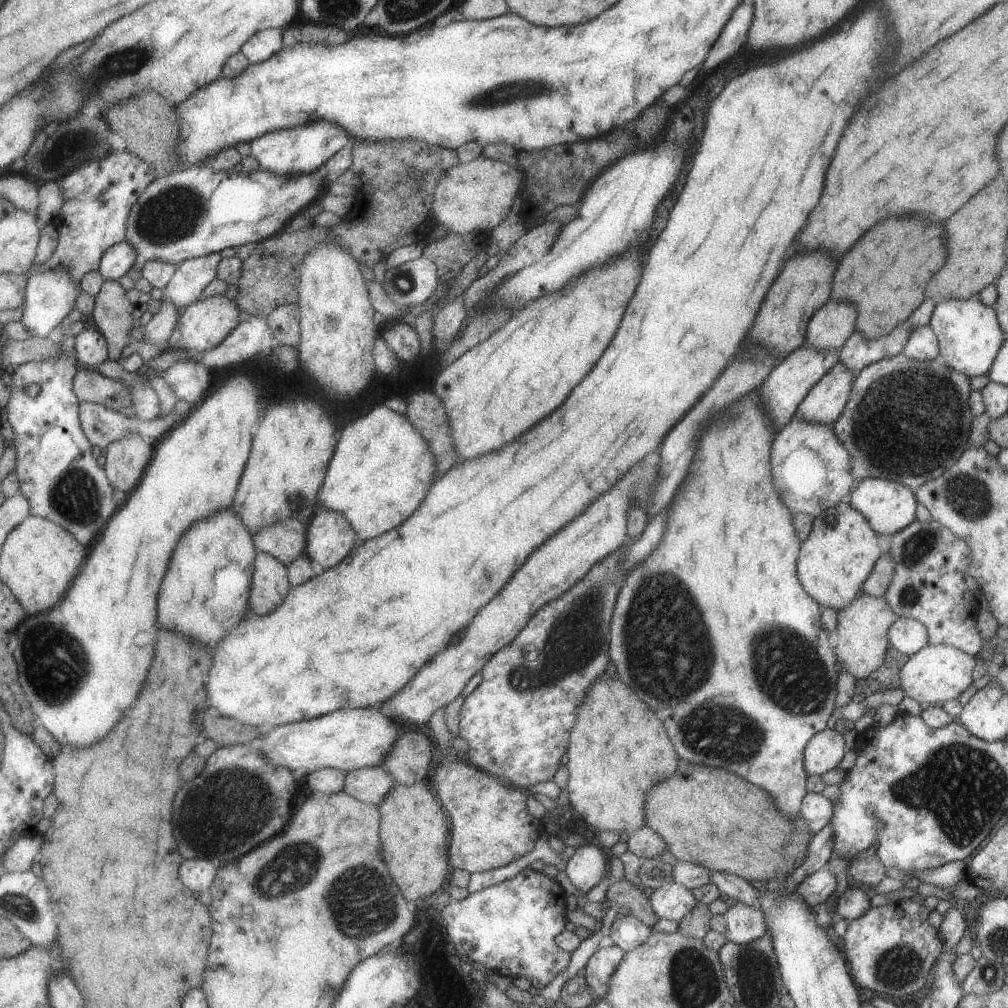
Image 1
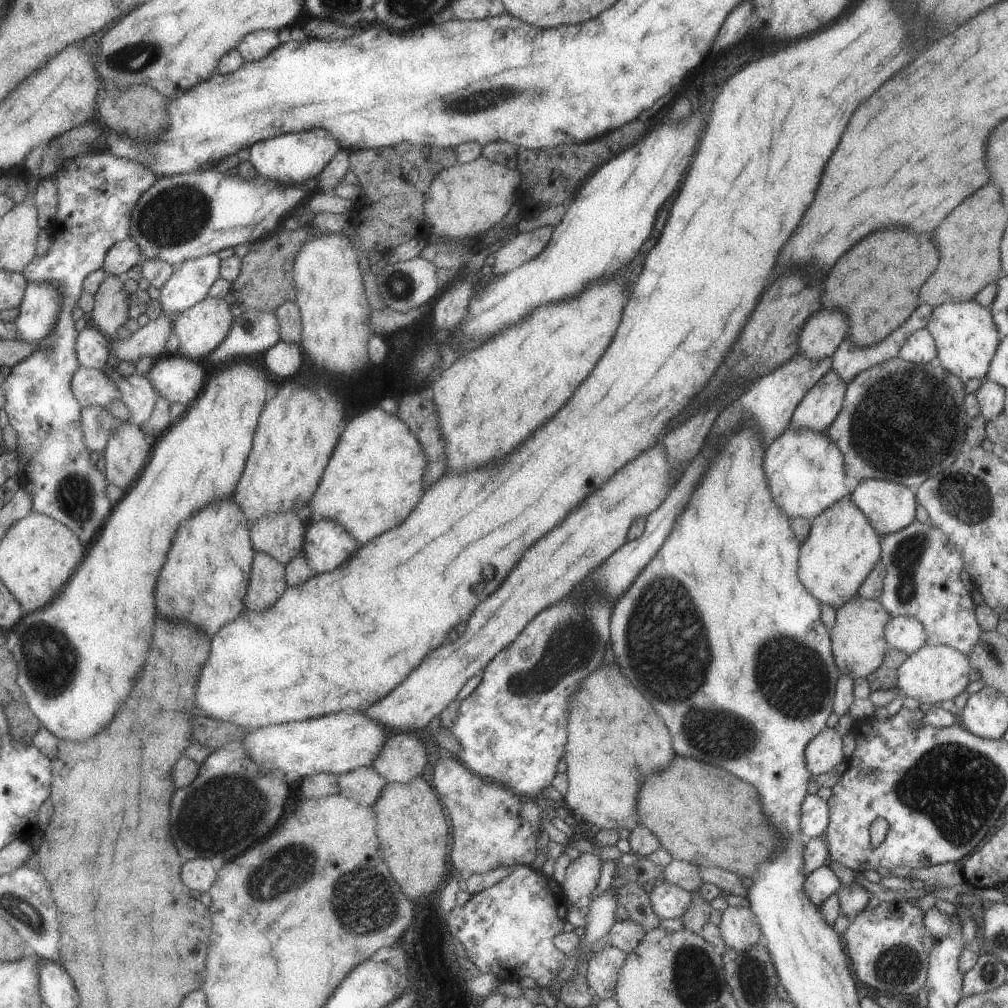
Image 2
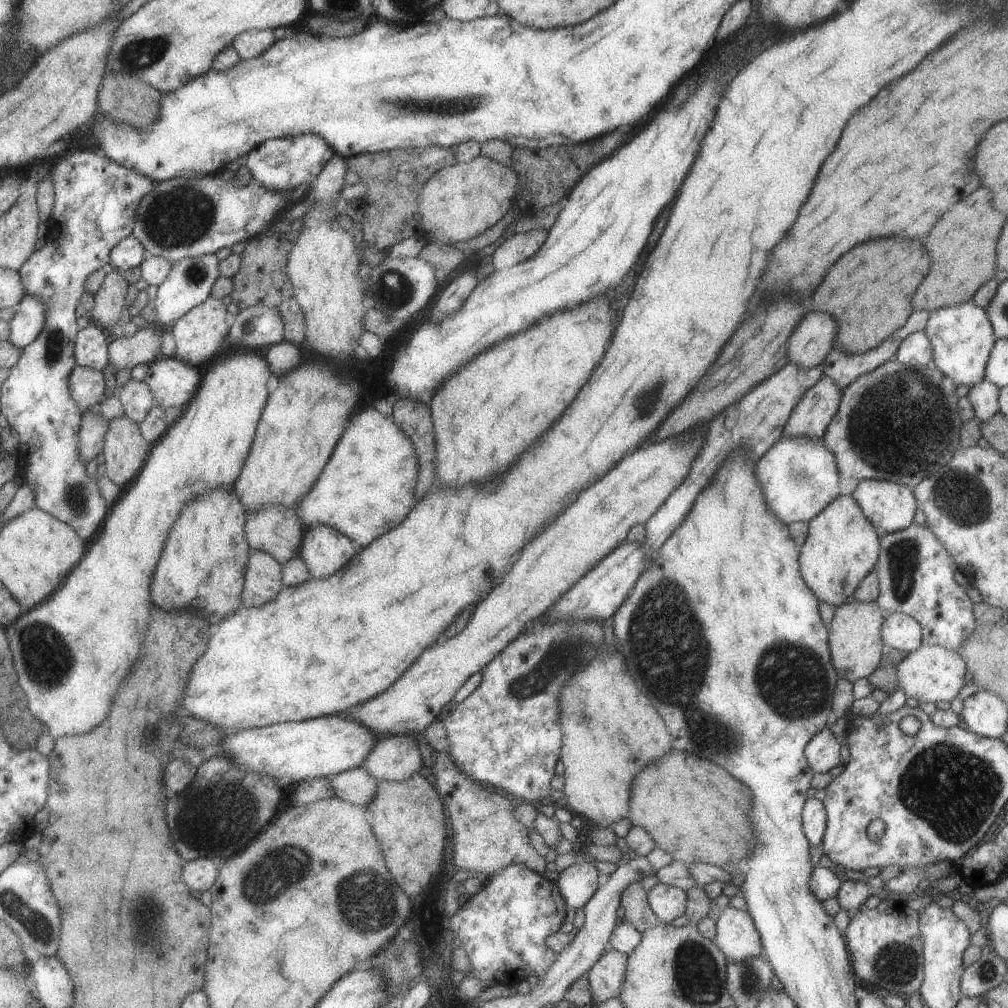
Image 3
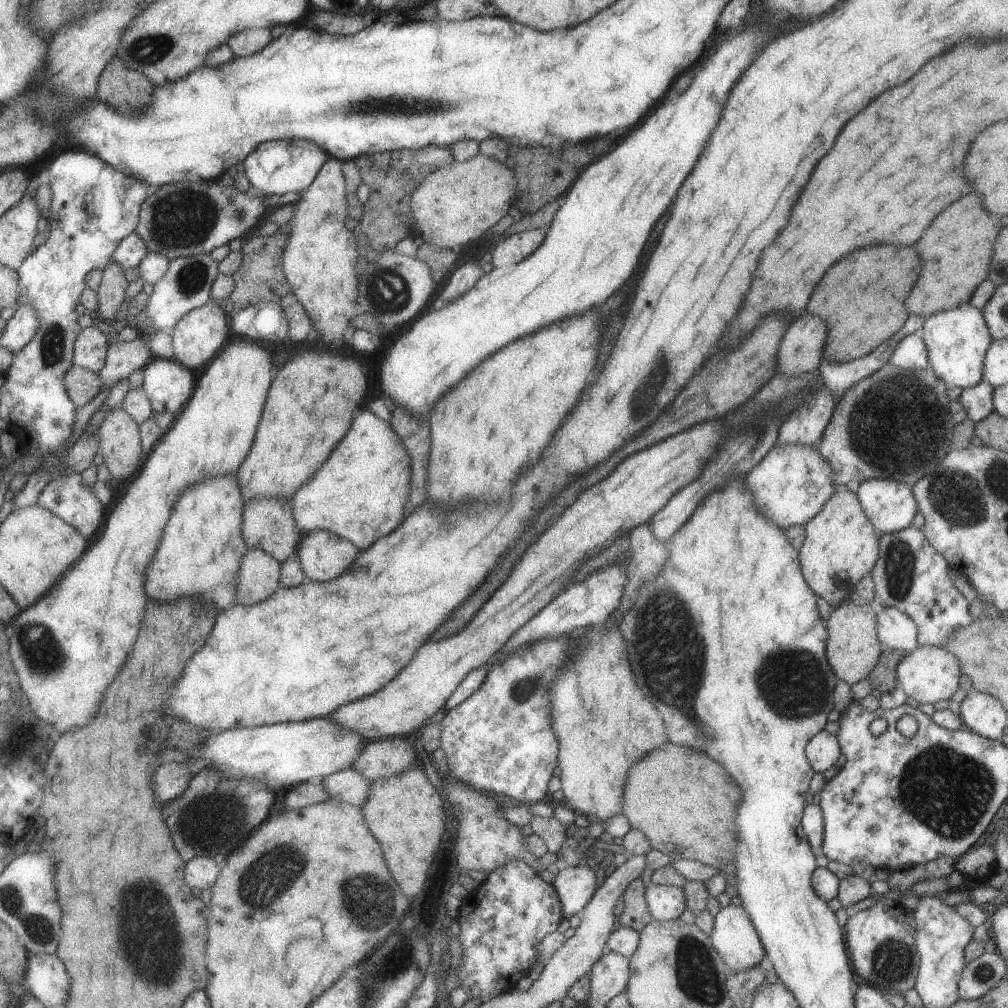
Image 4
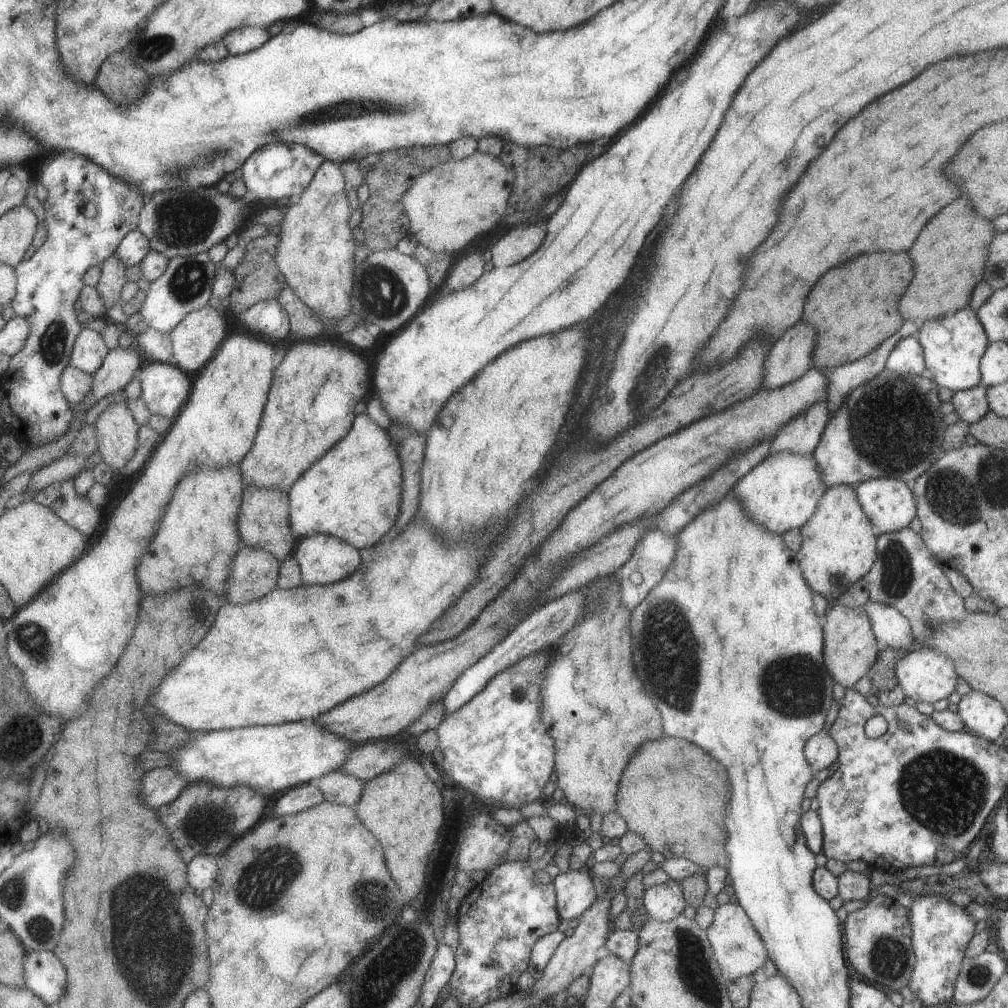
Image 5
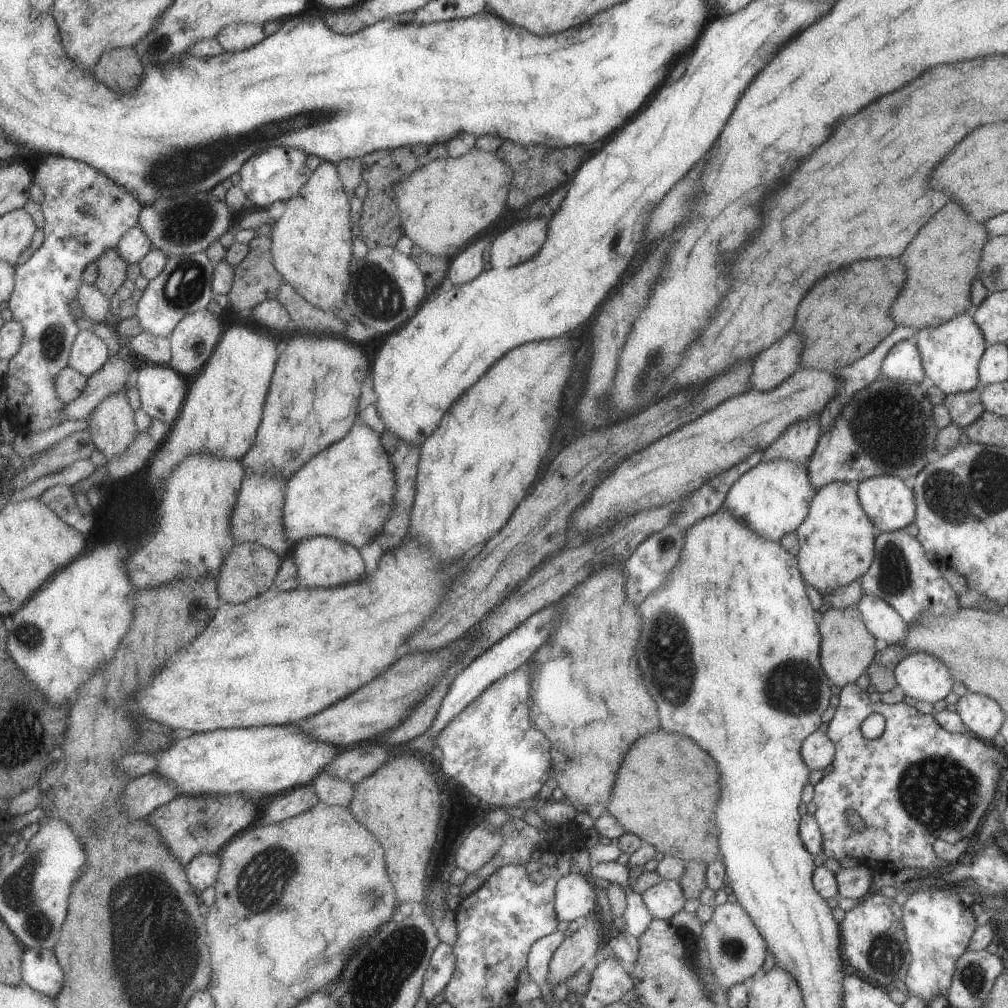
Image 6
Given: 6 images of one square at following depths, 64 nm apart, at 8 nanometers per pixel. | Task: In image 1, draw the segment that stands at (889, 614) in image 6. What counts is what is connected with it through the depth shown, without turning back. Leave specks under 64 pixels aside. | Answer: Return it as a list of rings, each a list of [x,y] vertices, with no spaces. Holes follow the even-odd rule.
[[[898,617],[888,631],[890,645],[911,657],[929,644],[928,628],[916,619]]]

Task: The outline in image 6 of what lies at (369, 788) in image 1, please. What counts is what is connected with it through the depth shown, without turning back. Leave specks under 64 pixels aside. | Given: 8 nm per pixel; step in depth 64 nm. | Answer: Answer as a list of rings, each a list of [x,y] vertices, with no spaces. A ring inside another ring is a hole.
[[[325,773],[318,775],[312,786],[319,803],[330,807],[348,806],[354,797],[354,786],[350,782],[327,776]]]

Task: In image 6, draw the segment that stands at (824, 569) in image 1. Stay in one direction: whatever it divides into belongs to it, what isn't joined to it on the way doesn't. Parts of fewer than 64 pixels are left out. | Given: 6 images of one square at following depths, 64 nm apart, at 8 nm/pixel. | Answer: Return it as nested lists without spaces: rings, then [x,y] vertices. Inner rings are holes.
[[[836,481],[819,488],[814,500],[810,502],[810,512],[806,520],[795,530],[799,540],[798,564],[805,582],[826,596],[861,579],[870,569],[875,556],[874,530],[874,524],[868,519],[860,504],[855,485]]]

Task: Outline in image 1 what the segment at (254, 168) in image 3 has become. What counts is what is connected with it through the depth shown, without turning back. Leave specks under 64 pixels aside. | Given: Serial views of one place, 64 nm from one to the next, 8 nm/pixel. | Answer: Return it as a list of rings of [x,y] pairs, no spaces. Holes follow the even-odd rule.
[[[310,120],[302,126],[282,128],[276,132],[266,132],[251,142],[251,155],[258,160],[260,168],[274,174],[310,174],[317,171],[341,148],[353,146],[356,136],[350,136],[344,128],[328,120]]]

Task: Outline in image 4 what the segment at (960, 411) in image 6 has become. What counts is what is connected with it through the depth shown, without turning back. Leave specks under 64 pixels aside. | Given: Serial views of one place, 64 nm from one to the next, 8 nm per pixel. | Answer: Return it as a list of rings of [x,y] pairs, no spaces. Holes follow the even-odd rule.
[[[983,381],[973,387],[962,389],[960,400],[964,404],[968,419],[977,423],[995,411],[994,389],[992,384]]]

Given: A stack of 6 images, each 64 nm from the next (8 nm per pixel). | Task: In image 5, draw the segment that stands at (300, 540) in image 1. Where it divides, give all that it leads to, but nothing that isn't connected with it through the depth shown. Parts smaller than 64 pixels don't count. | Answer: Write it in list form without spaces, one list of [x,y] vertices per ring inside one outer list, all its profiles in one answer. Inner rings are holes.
[[[245,486],[240,516],[238,516],[238,532],[240,540],[246,547],[258,547],[271,552],[280,562],[290,556],[294,548],[296,536],[290,526],[289,494],[274,488],[256,488]]]

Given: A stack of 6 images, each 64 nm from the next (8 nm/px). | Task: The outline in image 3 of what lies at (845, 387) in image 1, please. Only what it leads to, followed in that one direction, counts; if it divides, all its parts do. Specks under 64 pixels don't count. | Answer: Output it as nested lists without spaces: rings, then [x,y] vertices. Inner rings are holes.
[[[822,376],[792,410],[784,426],[783,436],[821,438],[838,412],[842,395],[843,391],[838,388],[838,384],[834,384],[832,378]]]

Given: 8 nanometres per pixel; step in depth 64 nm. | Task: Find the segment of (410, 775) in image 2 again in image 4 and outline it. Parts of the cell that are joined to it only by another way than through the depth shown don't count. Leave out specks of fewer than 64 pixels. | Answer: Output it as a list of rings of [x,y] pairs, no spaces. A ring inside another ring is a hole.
[[[394,736],[367,742],[353,768],[368,780],[375,781],[402,774],[414,766],[414,758],[416,752],[407,736]]]

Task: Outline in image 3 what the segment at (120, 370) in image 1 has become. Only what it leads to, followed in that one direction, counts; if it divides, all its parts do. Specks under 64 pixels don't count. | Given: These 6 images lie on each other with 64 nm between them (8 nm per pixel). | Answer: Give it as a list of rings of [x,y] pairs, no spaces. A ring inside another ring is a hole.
[[[130,378],[127,383],[116,389],[116,395],[122,400],[126,415],[130,420],[140,424],[146,420],[150,409],[156,404],[152,390],[146,380],[135,381]]]

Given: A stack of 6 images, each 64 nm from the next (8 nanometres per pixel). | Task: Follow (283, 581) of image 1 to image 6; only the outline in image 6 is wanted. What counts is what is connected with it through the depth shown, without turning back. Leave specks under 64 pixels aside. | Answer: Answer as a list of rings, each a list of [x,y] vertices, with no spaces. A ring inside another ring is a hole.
[[[236,543],[222,562],[217,575],[217,594],[223,603],[246,603],[253,597],[272,590],[282,558],[271,549],[257,543]]]

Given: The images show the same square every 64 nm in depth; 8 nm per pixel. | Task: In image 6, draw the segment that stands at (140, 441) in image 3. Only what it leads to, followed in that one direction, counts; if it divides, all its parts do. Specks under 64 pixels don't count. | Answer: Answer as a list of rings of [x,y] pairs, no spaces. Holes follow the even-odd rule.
[[[125,390],[109,395],[89,415],[90,437],[108,460],[126,451],[138,436],[135,412],[125,395]]]

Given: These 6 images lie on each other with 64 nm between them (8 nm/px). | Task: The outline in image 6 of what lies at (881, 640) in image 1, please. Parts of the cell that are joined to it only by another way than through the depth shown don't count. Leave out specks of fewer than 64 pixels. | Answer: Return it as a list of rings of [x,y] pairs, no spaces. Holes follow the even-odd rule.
[[[825,607],[818,615],[821,634],[820,662],[822,670],[832,686],[842,689],[846,684],[856,683],[858,678],[870,667],[876,657],[875,640],[866,628],[862,614],[857,607]]]

